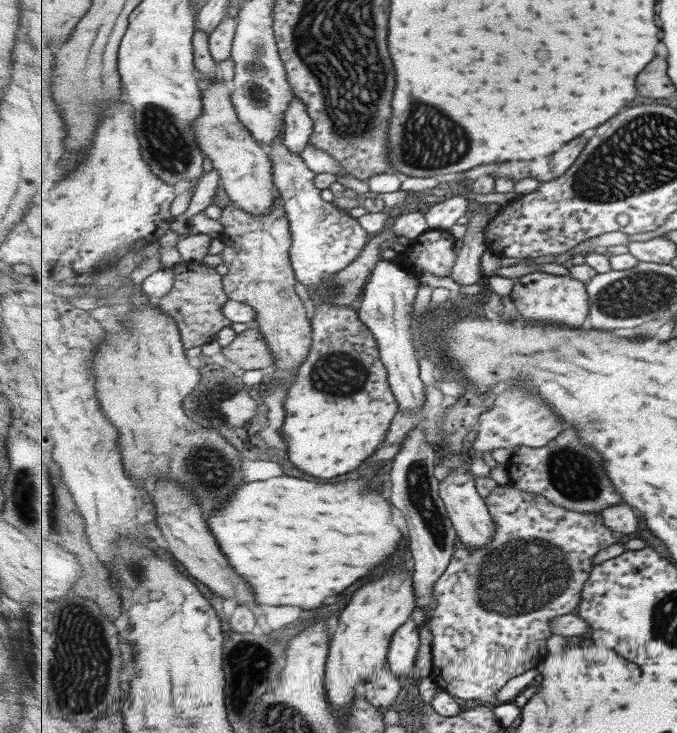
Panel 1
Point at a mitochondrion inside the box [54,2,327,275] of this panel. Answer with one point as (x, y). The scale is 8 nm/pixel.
(170, 152)

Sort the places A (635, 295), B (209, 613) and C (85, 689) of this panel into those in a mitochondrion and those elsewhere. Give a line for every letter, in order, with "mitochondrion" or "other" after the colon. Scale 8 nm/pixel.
A: mitochondrion
B: other
C: mitochondrion

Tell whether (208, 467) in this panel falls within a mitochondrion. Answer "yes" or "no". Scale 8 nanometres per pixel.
yes

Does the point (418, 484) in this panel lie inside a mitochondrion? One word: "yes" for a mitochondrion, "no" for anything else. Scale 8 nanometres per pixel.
yes

